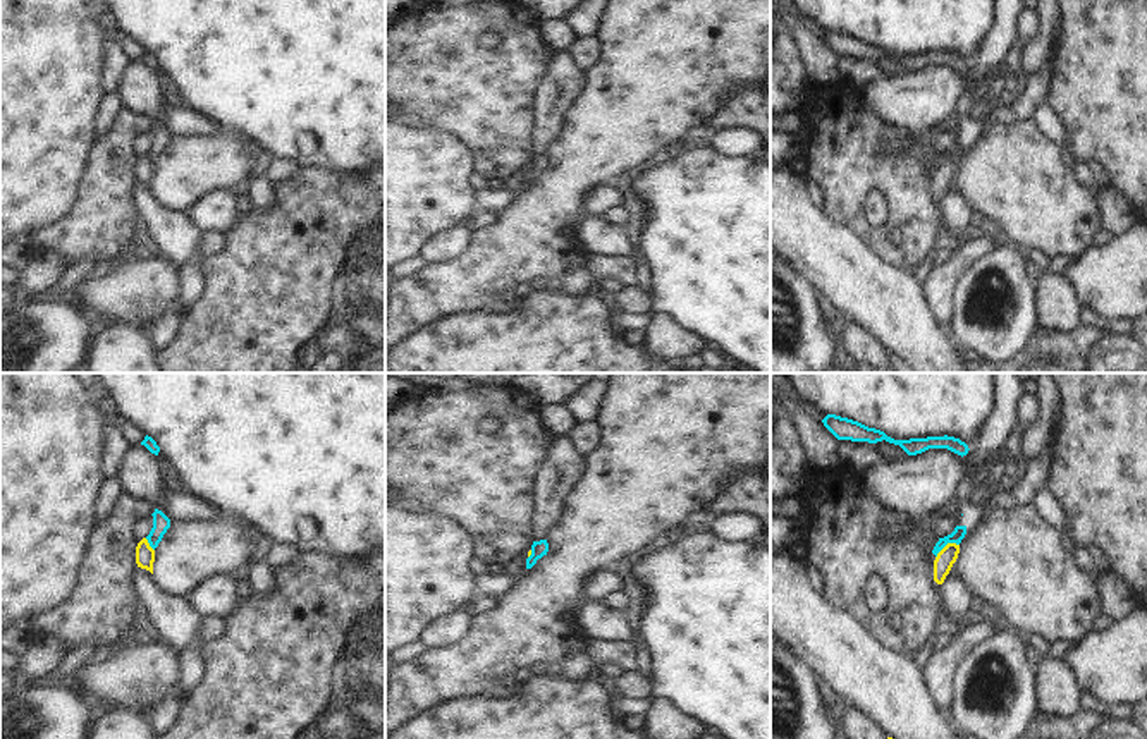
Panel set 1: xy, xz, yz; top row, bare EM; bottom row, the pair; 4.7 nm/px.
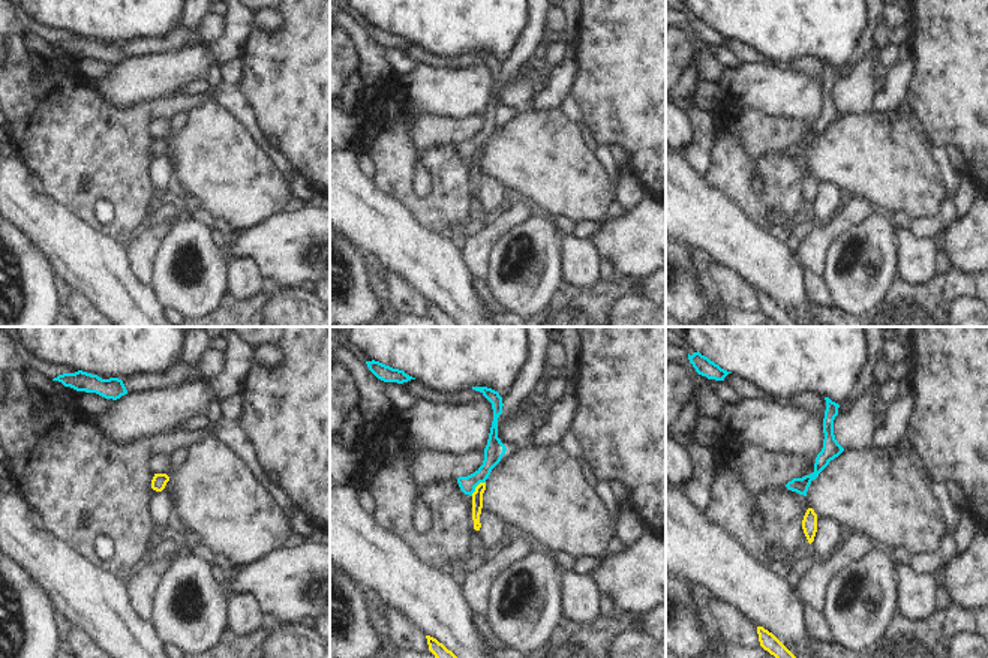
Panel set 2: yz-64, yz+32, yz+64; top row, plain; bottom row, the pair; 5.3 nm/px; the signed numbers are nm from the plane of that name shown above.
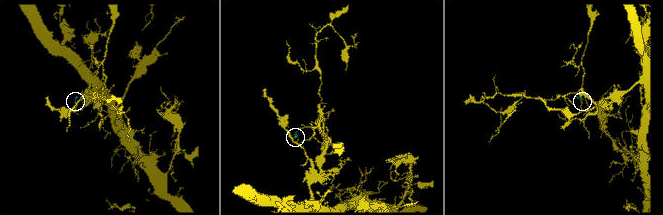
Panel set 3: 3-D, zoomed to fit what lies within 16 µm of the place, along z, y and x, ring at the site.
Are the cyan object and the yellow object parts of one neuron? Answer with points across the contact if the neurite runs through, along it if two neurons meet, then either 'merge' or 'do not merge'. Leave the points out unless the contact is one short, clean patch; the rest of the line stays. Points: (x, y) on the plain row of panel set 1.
border yz (958, 158), (948, 158), (936, 172); do not merge

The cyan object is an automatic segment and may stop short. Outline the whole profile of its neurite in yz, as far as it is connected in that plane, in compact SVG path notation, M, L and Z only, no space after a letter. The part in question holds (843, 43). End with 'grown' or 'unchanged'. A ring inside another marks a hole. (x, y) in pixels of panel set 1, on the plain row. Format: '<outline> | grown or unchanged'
M827 29L822 34L824 41L837 53L837 55L851 55L851 57L889 57L899 60L908 70L922 69L929 64L948 64L958 70L968 69L968 60L954 52L927 52L927 53L910 53L910 55L894 55L887 52L884 46L868 43L858 36L841 33L836 29Z | unchanged

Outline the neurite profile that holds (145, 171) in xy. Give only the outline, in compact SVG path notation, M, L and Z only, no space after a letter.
M143 153L136 162L136 179L153 189L155 165L150 162L148 155Z

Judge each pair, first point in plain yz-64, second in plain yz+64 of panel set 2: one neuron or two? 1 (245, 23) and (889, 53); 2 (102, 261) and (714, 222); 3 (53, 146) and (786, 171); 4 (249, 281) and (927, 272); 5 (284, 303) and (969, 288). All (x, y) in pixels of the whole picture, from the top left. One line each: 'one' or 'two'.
1: one
2: one
3: one
4: one
5: two

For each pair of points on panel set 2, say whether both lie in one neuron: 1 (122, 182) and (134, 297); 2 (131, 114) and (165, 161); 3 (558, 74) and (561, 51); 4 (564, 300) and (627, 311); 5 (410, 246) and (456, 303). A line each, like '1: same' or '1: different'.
1: different
2: different
3: different
4: different
5: same

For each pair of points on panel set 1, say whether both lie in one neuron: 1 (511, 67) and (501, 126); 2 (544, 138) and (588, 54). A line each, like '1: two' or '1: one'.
1: one
2: two

